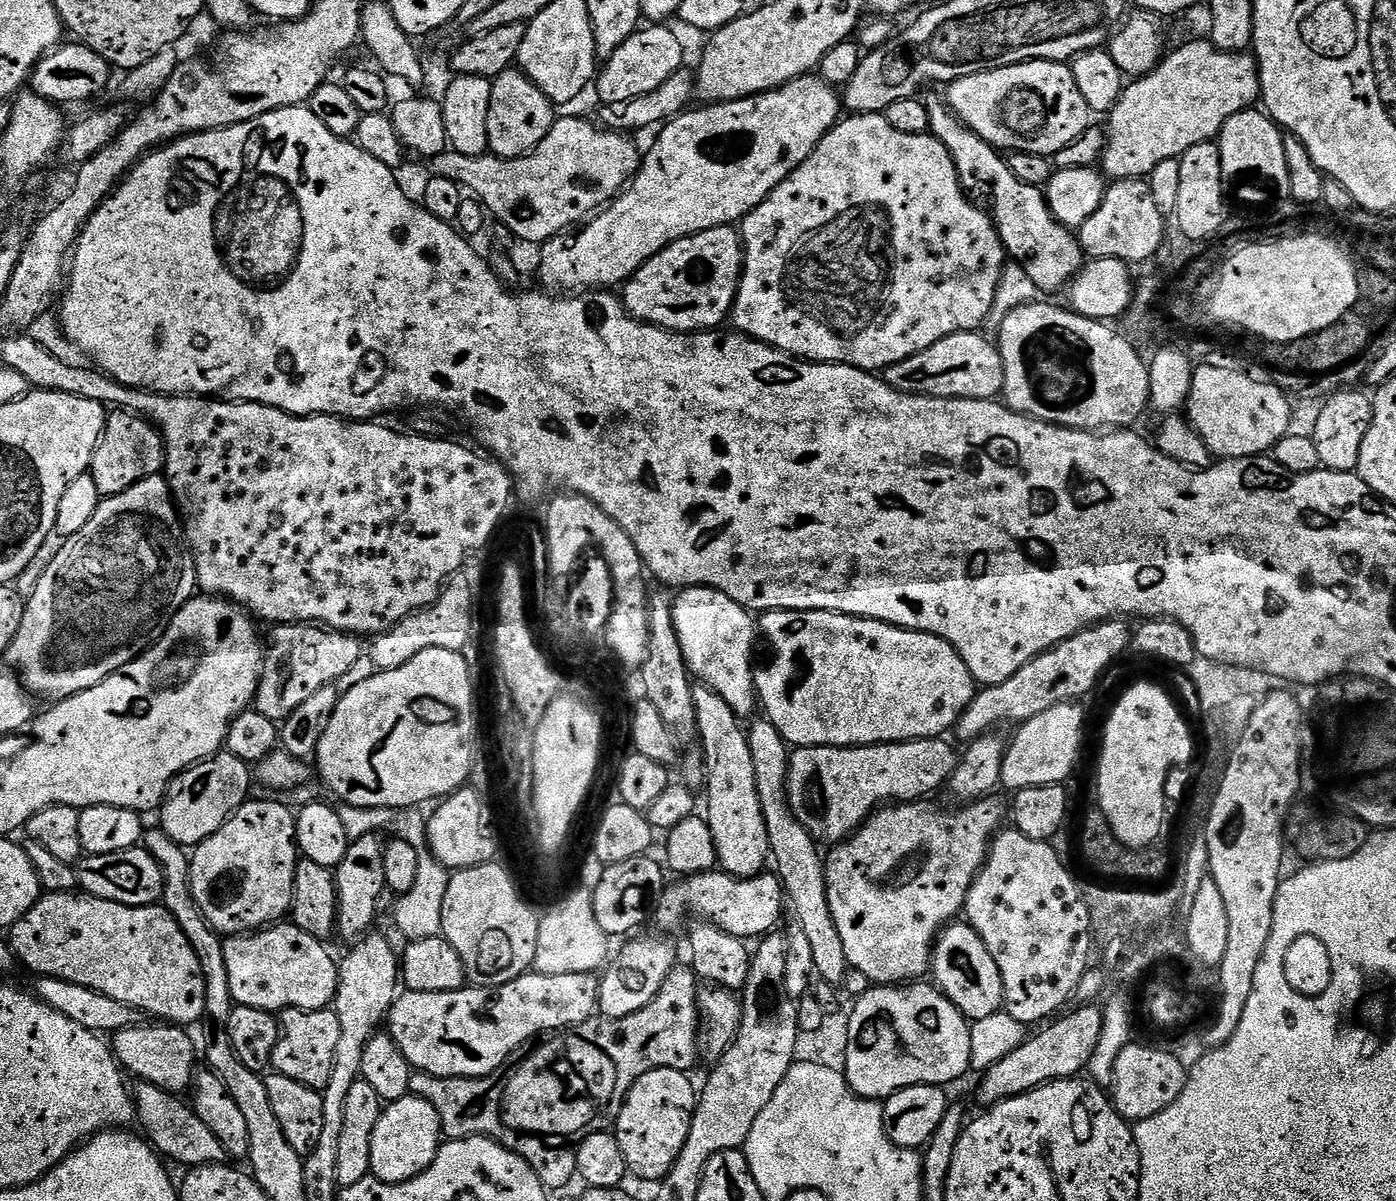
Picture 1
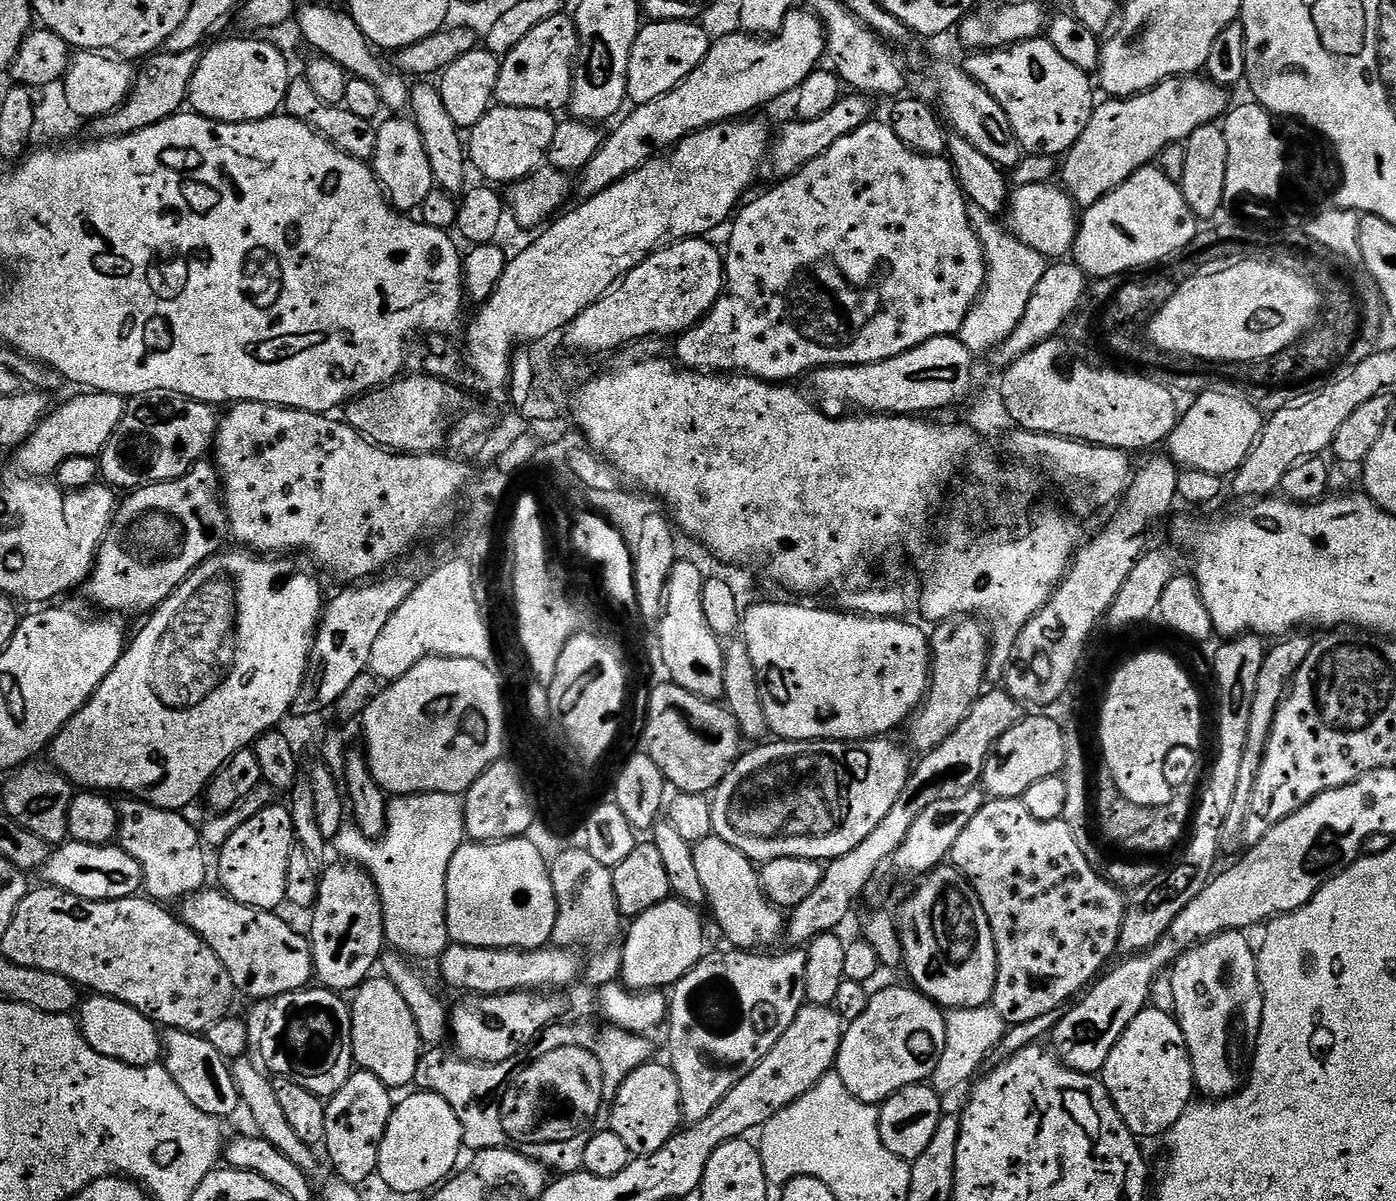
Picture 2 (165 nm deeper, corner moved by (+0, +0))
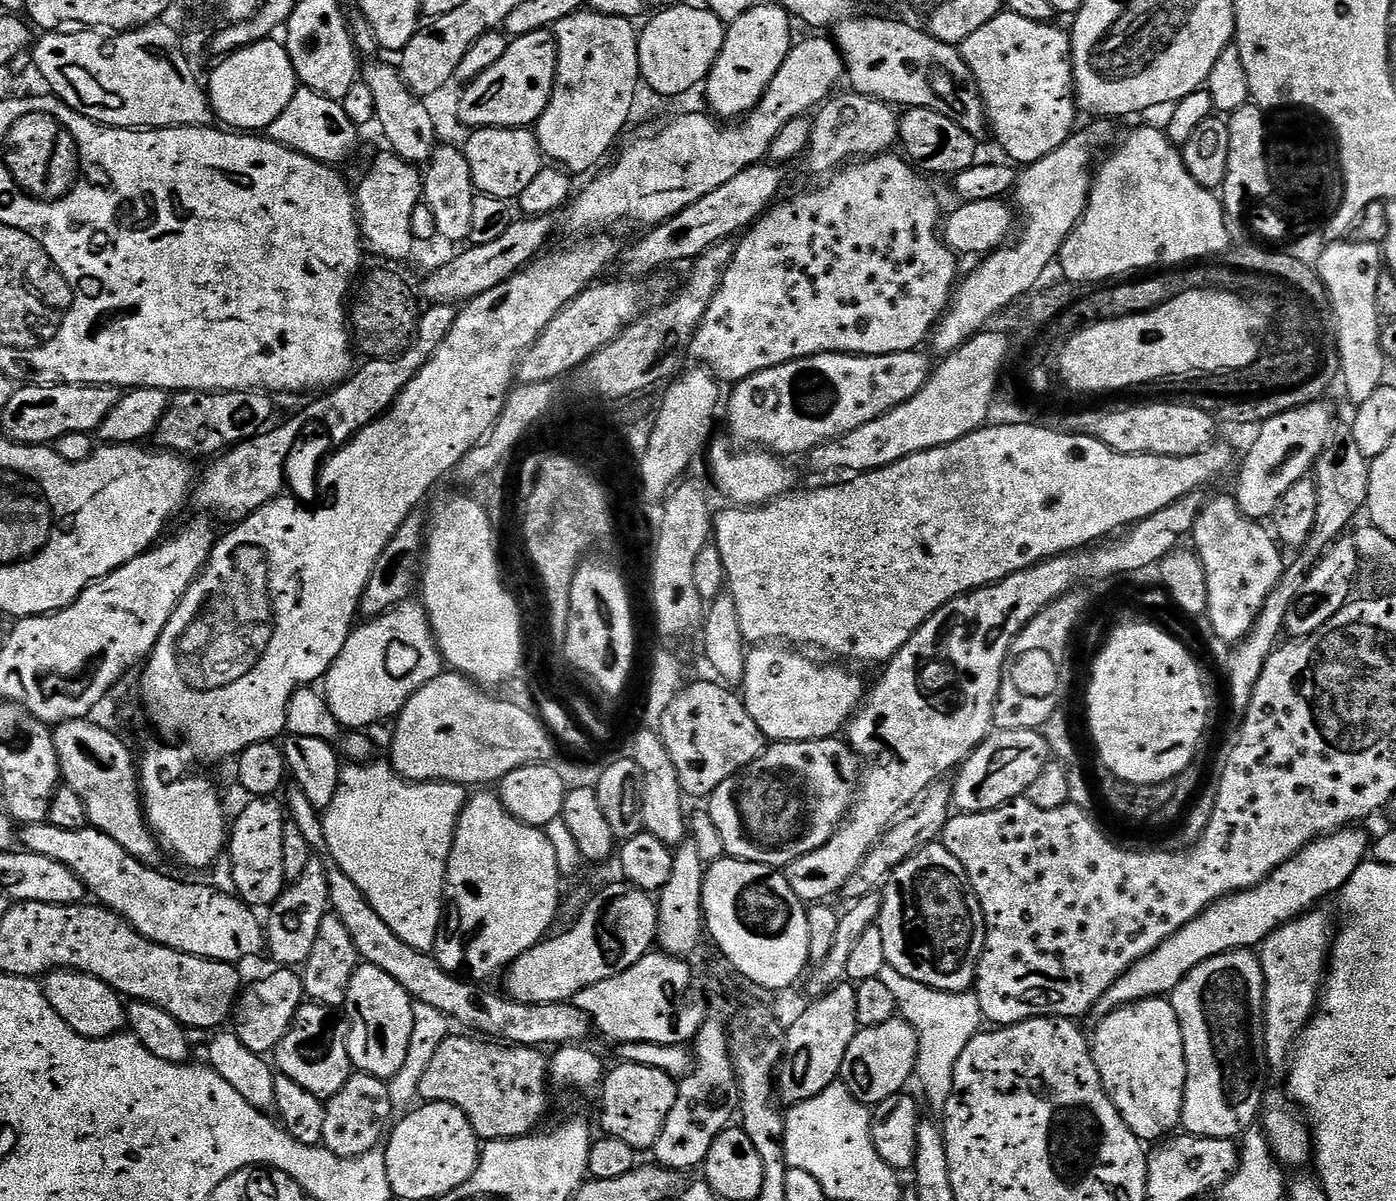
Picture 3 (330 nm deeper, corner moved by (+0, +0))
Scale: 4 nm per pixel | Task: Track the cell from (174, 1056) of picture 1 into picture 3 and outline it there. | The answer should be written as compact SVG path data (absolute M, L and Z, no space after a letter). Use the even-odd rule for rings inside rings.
M53 970L43 977L44 997L54 1006L58 1018L66 1022L80 1036L91 1040L104 1040L107 1036L123 1033L126 1028L126 1004L120 993L106 982L85 972Z

